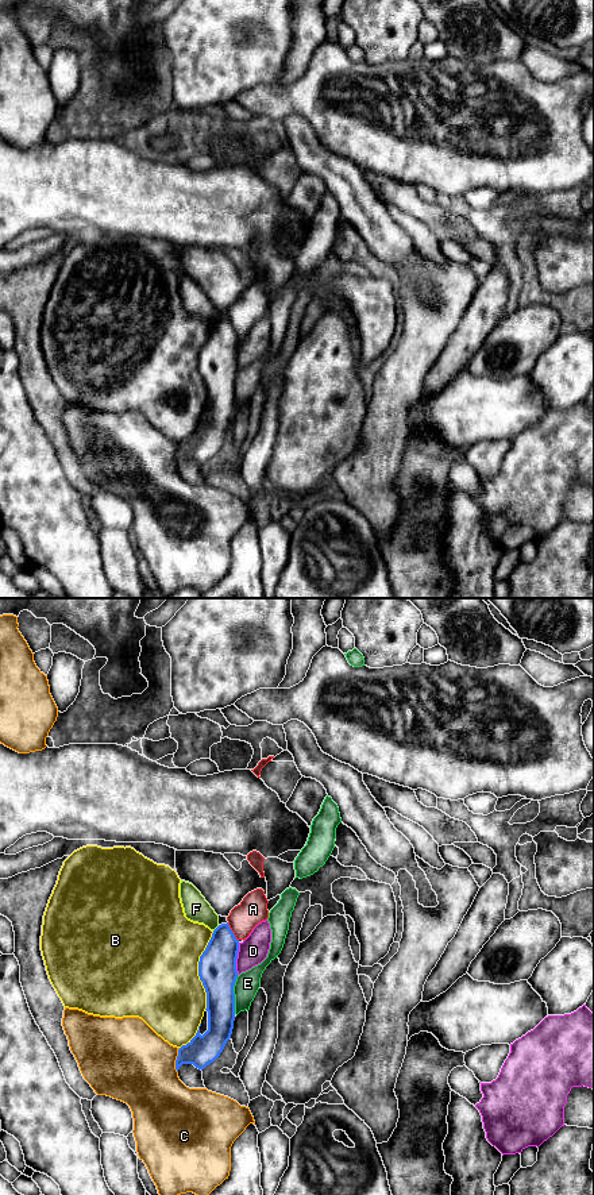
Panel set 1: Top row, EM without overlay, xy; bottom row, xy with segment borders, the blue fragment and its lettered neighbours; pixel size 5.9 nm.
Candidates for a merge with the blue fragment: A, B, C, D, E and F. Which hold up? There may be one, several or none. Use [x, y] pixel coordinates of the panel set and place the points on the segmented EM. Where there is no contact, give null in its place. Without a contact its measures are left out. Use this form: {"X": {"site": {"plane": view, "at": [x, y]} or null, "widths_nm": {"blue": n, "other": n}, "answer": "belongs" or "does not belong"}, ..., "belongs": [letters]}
{"A": {"site": {"plane": "xy", "at": [232, 932]}, "widths_nm": {"blue": 220, "other": 170}, "answer": "does not belong"}, "B": {"site": {"plane": "xy", "at": [199, 970]}, "widths_nm": {"blue": 220, "other": 500}, "answer": "does not belong"}, "C": {"site": {"plane": "xy", "at": [176, 1060]}, "widths_nm": {"blue": 180, "other": 460}, "answer": "does not belong"}, "D": {"site": {"plane": "xy", "at": [236, 958]}, "widths_nm": {"blue": 220, "other": 170}, "answer": "does not belong"}, "E": {"site": {"plane": "xy", "at": [234, 994]}, "widths_nm": {"blue": 220, "other": 150}, "answer": "does not belong"}, "F": {"site": {"plane": "xy", "at": [216, 928]}, "widths_nm": {"blue": 220, "other": 150}, "answer": "does not belong"}, "belongs": []}

